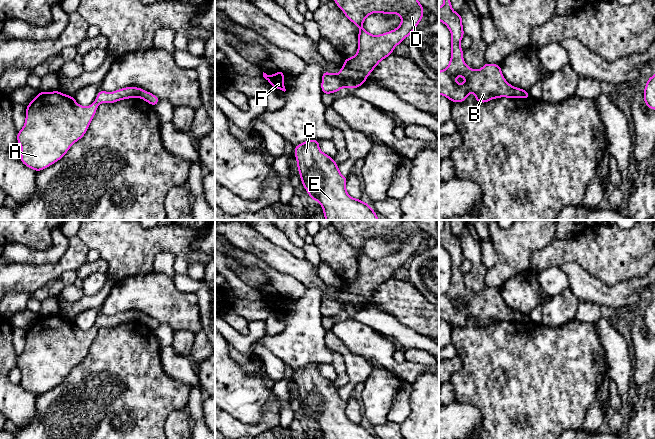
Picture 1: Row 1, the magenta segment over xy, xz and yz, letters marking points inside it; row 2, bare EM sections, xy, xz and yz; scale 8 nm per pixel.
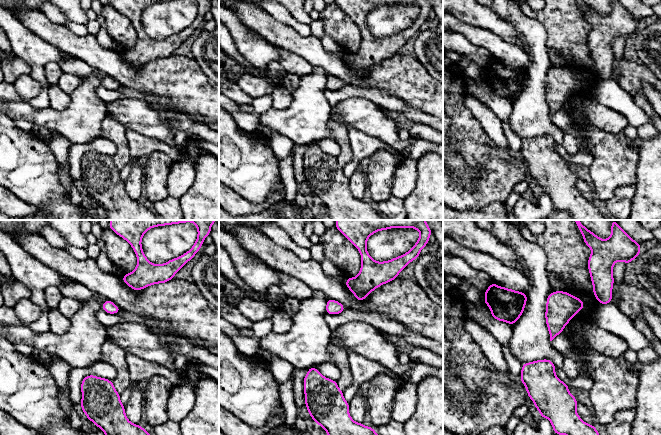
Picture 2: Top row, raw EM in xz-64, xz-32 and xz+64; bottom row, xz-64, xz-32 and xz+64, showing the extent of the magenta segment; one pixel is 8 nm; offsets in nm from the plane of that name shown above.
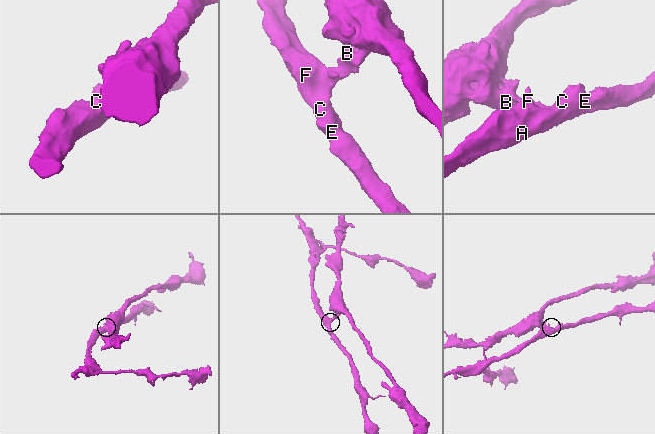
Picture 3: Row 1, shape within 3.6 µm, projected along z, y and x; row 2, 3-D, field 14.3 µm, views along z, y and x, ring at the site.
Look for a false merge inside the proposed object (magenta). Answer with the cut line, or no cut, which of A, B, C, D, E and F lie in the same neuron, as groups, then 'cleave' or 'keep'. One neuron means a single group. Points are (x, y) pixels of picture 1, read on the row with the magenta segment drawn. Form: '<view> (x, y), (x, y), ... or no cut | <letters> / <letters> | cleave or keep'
xz (343, 66), (362, 71), (367, 75) | A C E F / B D | cleave

